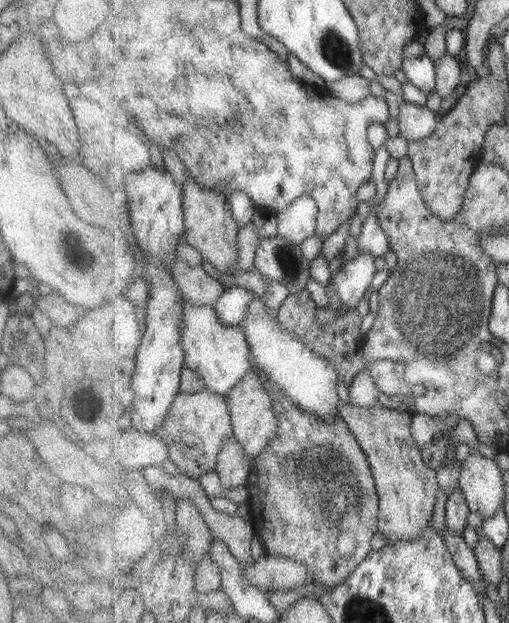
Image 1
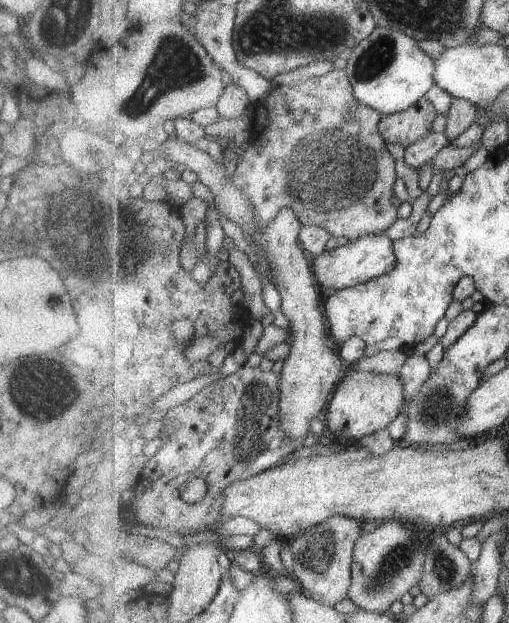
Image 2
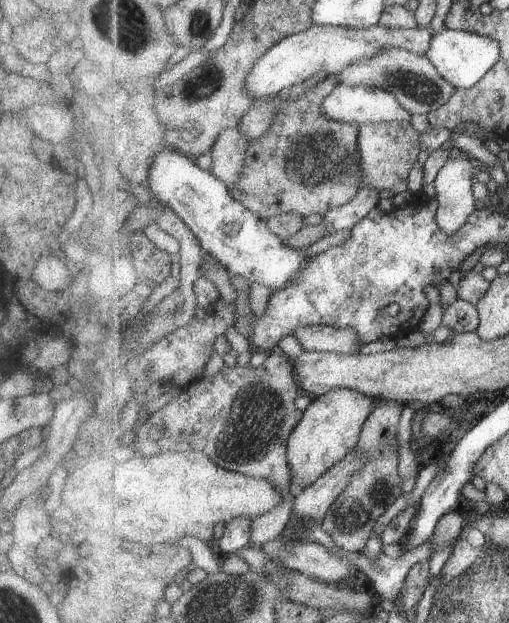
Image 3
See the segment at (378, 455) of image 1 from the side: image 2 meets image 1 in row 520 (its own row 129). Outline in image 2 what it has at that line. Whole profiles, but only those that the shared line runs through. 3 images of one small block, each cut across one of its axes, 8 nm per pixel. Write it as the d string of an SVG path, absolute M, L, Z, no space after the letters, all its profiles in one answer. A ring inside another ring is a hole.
M423 97L407 110L382 115L380 132L386 142L401 144L406 148L433 132L432 126L437 115L439 112L435 105Z

